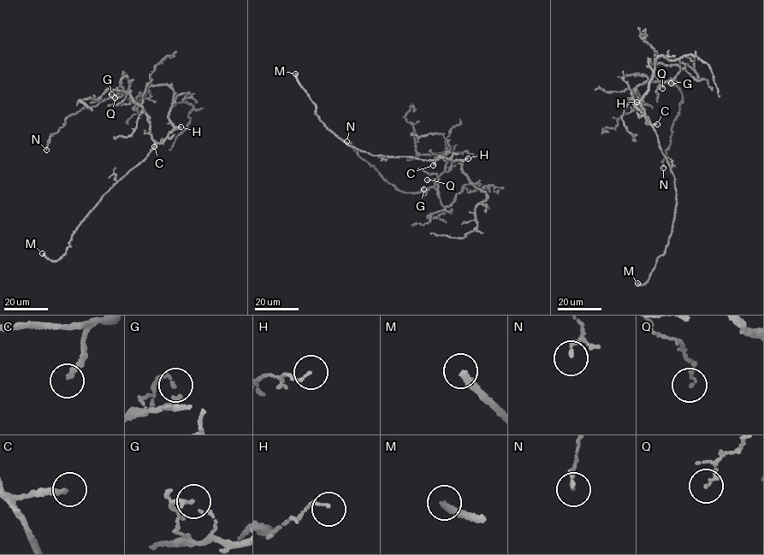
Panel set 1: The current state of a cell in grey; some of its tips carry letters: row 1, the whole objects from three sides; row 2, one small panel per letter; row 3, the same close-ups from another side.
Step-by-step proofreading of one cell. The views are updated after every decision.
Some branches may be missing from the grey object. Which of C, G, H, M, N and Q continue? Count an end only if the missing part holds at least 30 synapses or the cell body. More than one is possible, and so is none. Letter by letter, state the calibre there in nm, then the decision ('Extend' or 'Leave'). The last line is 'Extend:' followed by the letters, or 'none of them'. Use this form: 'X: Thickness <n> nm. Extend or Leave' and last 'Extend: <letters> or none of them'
C: Thickness 200 nm. Extend
G: Thickness 110 nm. Leave
H: Thickness 100 nm. Leave
M: Thickness 280 nm. Extend
N: Thickness 130 nm. Leave
Q: Thickness 120 nm. Leave
Extend: C, M

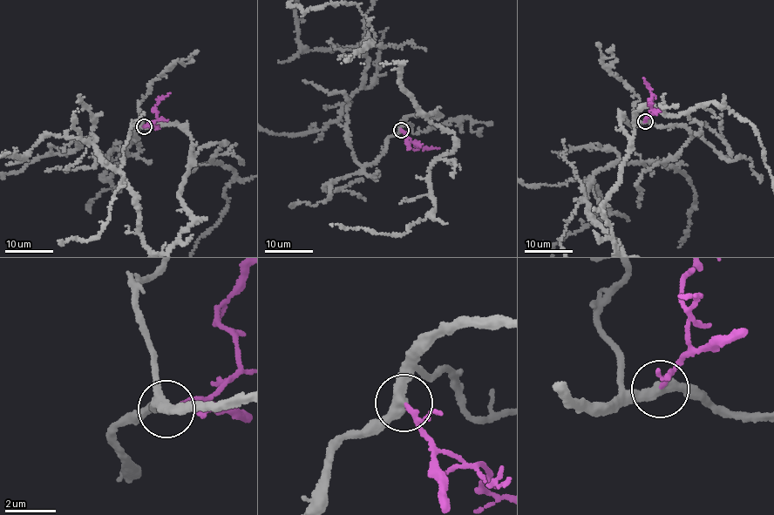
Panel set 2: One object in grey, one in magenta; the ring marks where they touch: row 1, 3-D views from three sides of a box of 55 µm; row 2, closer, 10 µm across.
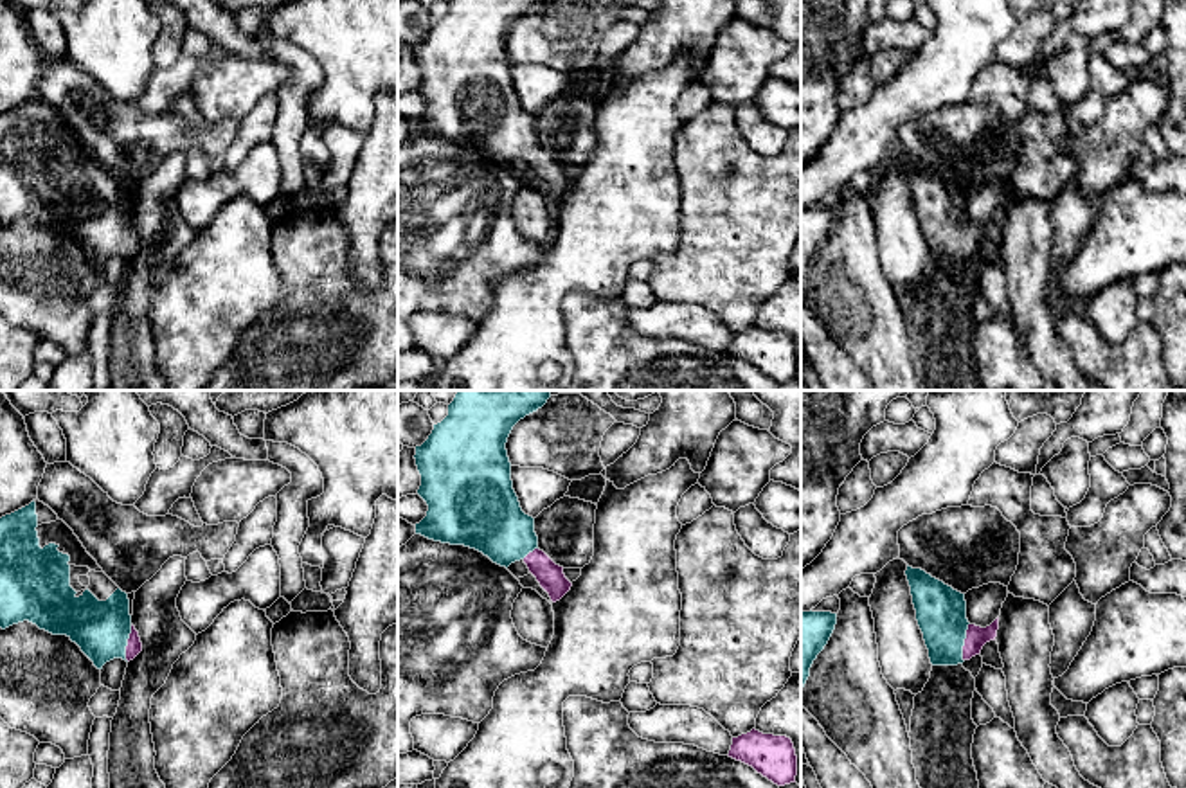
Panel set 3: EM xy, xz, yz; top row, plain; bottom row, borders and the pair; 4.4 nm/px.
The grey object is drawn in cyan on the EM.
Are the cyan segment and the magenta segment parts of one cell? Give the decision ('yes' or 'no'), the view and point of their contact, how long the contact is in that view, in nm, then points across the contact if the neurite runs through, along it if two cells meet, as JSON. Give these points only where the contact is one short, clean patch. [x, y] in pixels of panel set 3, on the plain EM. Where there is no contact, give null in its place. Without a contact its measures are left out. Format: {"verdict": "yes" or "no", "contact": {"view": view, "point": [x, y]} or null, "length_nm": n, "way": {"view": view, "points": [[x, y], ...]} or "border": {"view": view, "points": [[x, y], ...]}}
{"verdict": "yes", "contact": {"view": "xy", "point": [126, 240]}, "length_nm": 170, "way": {"view": "xy", "points": [[101, 225], [126, 240], [134, 245]]}}

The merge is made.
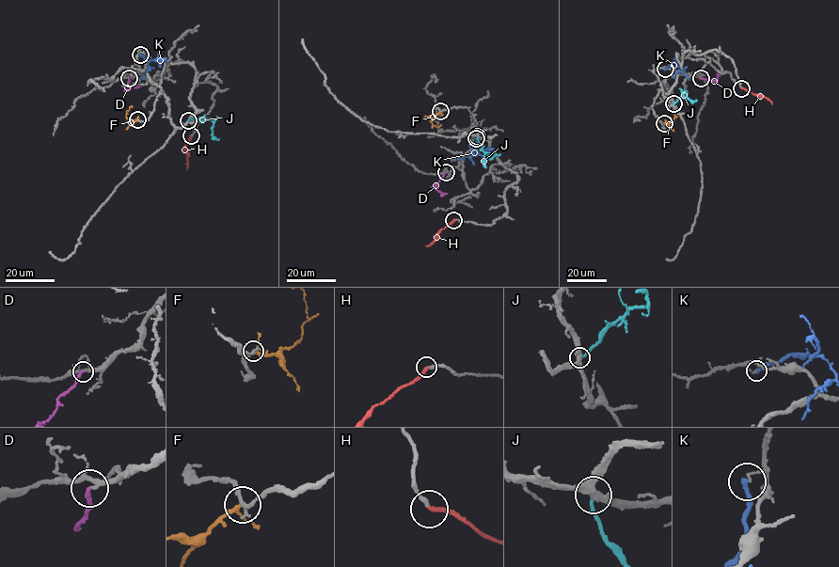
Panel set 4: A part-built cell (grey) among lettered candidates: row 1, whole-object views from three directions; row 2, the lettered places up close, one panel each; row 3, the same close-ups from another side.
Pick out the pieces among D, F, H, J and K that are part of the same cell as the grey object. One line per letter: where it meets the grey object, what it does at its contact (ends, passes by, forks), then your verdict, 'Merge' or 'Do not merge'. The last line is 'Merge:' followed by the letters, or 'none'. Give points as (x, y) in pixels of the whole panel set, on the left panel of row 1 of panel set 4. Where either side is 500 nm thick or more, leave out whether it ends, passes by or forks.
D: Touches grey at (129, 78). It ends there. Merge
F: Touches grey at (137, 119). It passes by. Do not merge
H: Touches grey at (191, 135). It ends there. Merge
J: Touches grey at (188, 120). It ends there. Do not merge
K: Touches grey at (140, 55). It ends there. Do not merge
Merge: D, H

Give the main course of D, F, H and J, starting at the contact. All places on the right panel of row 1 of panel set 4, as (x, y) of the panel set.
D: (701, 78), (717, 80), (717, 73)
F: (664, 123), (673, 120), (674, 113), (672, 110)
H: (741, 88), (761, 94), (772, 104)
J: (673, 103), (686, 94), (685, 90), (683, 95), (691, 101), (697, 100)

